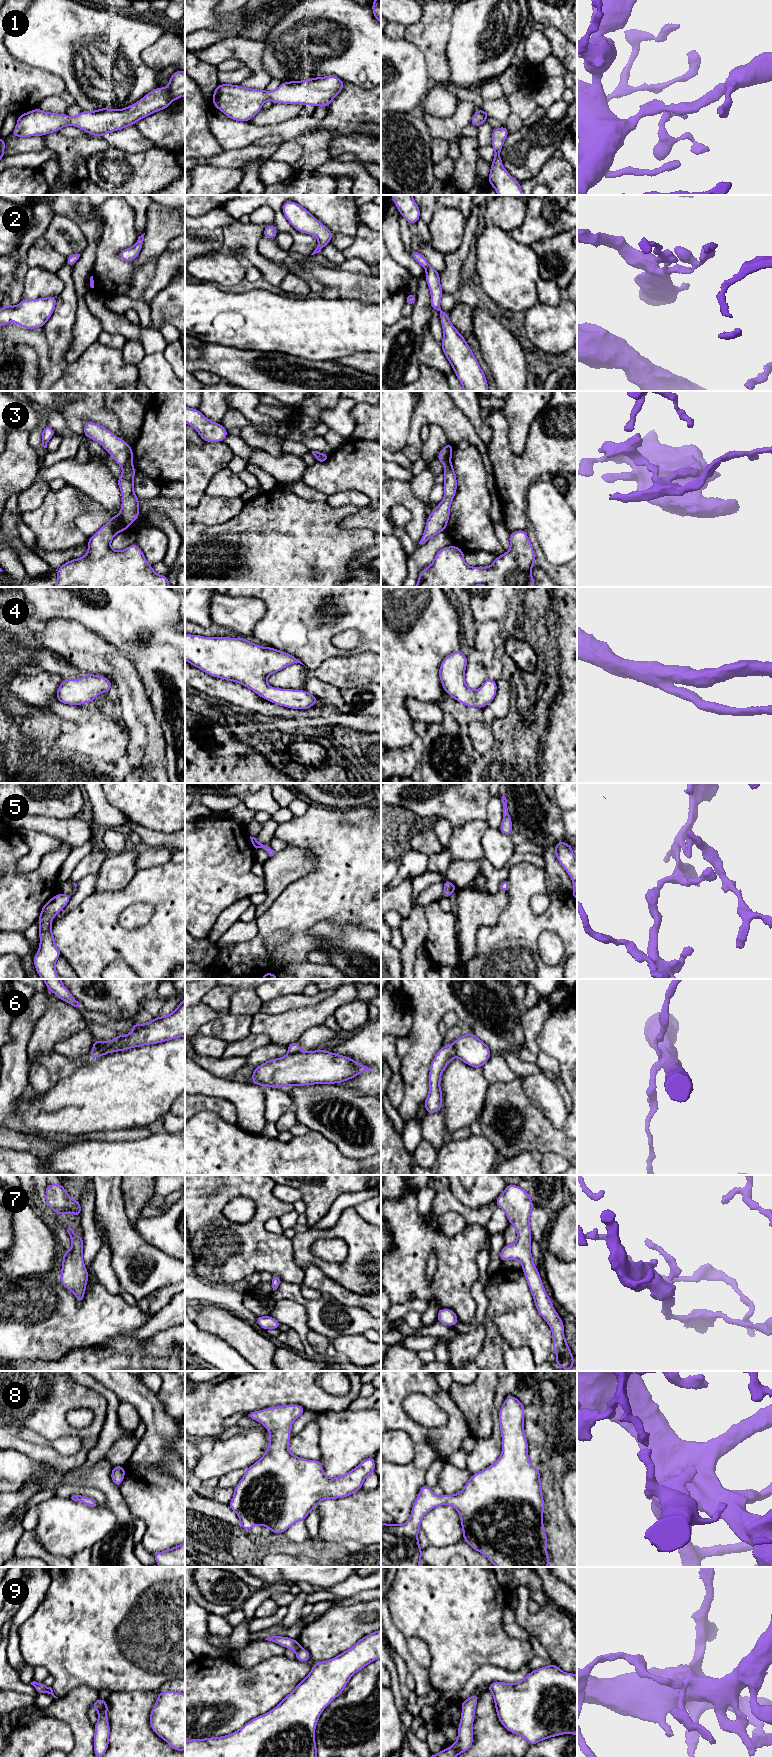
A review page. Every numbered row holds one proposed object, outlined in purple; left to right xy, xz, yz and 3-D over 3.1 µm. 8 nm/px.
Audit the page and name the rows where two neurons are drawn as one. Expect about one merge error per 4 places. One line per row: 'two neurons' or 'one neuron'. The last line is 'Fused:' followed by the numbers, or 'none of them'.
1: one neuron
2: one neuron
3: two neurons
4: one neuron
5: one neuron
6: two neurons
7: one neuron
8: one neuron
9: two neurons
Fused: 3, 6, 9

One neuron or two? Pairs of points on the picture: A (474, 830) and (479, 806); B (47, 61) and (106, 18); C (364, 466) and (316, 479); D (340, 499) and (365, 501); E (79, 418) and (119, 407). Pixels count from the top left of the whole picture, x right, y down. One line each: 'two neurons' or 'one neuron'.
A: two neurons
B: one neuron
C: one neuron
D: one neuron
E: two neurons

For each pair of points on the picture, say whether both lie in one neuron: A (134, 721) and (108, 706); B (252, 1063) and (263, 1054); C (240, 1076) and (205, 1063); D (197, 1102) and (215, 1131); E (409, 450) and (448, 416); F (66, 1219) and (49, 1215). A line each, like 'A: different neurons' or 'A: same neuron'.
A: different neurons
B: same neuron
C: different neurons
D: different neurons
E: same neuron
F: same neuron

